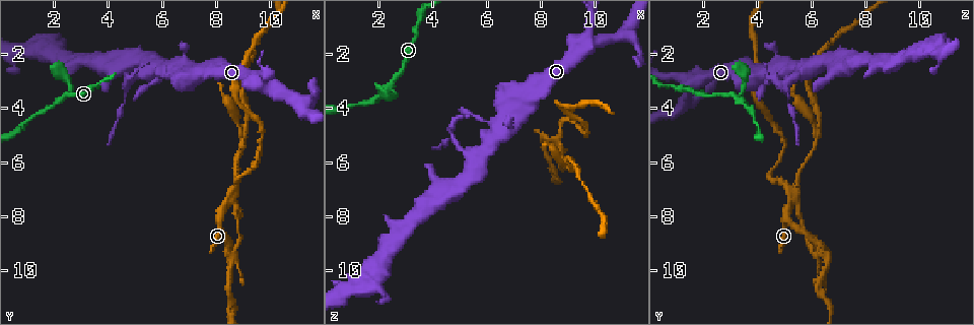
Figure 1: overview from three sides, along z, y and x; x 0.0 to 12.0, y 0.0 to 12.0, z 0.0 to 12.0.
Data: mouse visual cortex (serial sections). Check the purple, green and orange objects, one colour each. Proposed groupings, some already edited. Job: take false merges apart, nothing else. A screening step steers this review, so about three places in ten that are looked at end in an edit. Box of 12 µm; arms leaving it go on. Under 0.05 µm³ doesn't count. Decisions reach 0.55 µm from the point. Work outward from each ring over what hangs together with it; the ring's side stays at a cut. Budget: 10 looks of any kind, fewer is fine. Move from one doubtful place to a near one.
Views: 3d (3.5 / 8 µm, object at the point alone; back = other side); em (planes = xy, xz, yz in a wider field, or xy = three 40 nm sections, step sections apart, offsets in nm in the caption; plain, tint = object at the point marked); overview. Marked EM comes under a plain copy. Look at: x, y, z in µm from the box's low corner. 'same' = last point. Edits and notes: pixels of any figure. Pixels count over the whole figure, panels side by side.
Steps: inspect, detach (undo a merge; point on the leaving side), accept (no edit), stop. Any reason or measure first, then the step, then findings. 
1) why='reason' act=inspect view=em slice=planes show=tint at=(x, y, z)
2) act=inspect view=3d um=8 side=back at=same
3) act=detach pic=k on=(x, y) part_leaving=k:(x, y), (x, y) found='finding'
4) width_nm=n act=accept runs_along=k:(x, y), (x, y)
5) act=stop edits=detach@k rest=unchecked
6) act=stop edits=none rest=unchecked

why='a narrow waist' act=inspect view=3d um=3.5 at=(8.6, 3.1, 3.8)

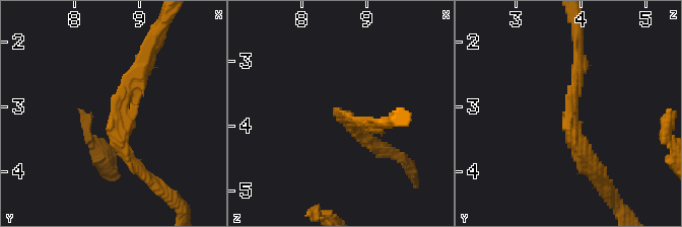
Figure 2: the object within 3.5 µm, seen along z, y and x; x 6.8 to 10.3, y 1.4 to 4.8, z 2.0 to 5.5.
arm_widths_nm=200,200 why='shape alone is not enough' act=inspect view=em slice=xy step=1 show=tint at=(8.60, 3.05, 3.80)

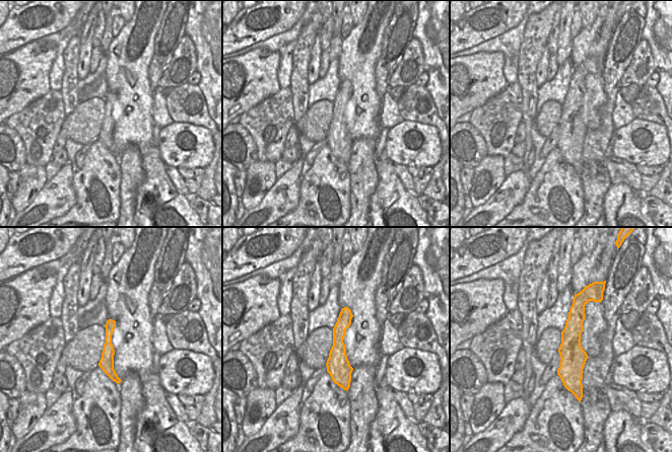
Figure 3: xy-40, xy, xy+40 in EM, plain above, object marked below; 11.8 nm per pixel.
act=accept runs_along=3:(577, 299), (569, 384) found='continuous, no second cell'

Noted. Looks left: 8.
why='a fork' act=inspect view=3d um=3.5 side=back at=(11.1, 3.9, 1.3)

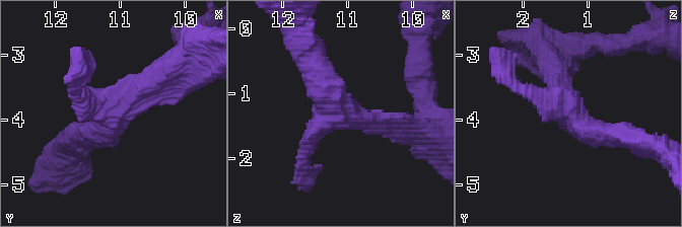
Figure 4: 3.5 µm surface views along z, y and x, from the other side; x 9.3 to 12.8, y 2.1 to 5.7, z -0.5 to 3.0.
act=inspect view=em slice=planes show=tint at=(11.05, 3.90, 1.30)

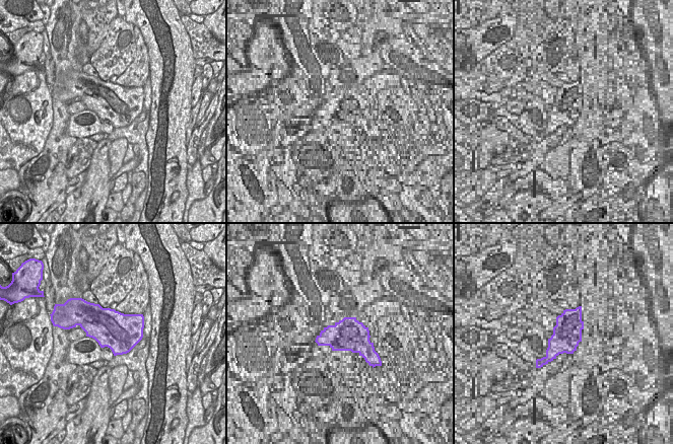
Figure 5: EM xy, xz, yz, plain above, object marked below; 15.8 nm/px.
arm_widths_nm=300,350,400 act=accept runs_along=4:(168, 67), (87, 136) found='continuous, no second cell'

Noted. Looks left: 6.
why='branch point' act=inspect view=3d um=3.5 at=(2.5, 3.5, 3.1)

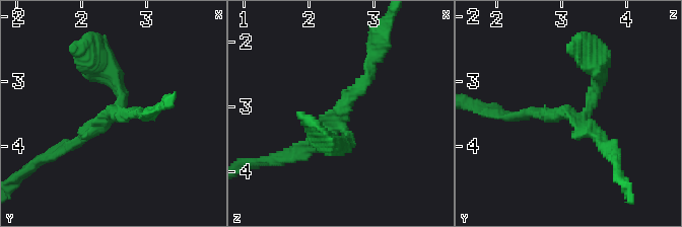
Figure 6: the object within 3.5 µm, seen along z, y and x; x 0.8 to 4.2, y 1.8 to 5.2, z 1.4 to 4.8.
arms=3 arm_widths_nm=150,150,200 act=inspect view=em slice=xy step=5 show=tint at=(2.45, 3.55, 3.15)

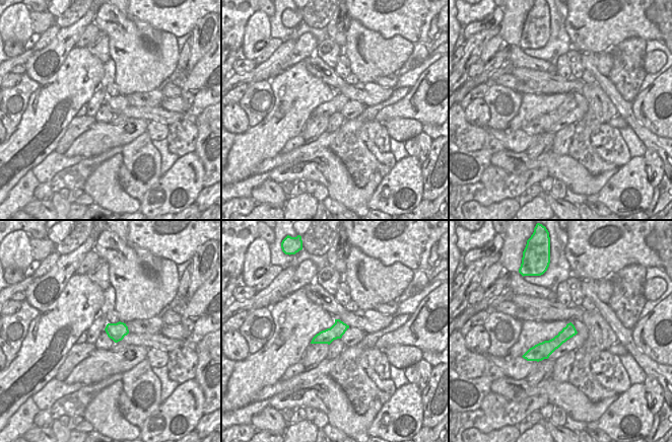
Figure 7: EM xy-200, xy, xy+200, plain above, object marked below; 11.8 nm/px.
width_nm=170 act=accept runs_along=7:(572, 327), (555, 343), (529, 356) found='all the same cell'

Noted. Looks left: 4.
why='sharp bend' act=inspect view=3d um=3.5 at=(4.7, 3.2, 5.0)

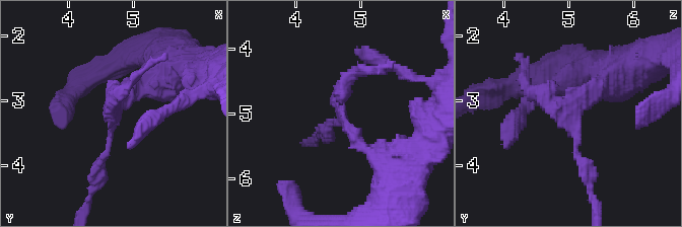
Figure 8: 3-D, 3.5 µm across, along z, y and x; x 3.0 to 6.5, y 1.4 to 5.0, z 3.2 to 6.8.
act=inspect view=em slice=xy step=1 show=tint at=(4.65, 3.20, 4.95)

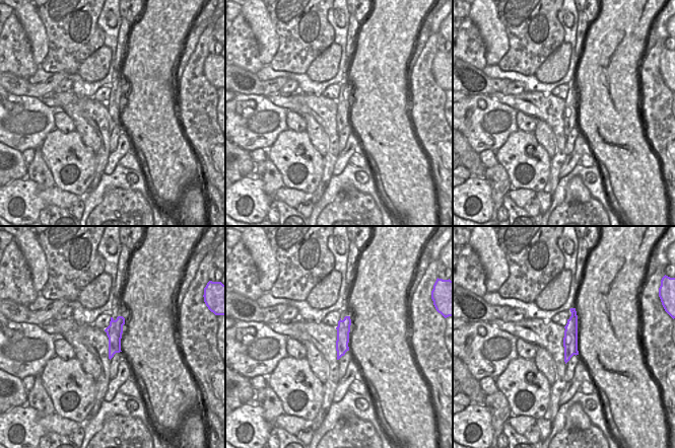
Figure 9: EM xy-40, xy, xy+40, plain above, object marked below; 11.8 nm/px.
why='another direction' act=inspect view=em slice=xy step=2 show=tint at=same

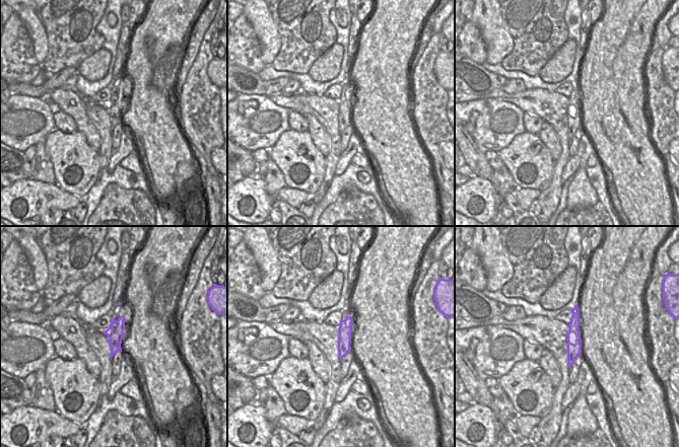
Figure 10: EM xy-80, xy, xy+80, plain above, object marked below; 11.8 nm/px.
act=accept found='all the same cell'

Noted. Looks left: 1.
act=stop edits=none rest=unchecked

